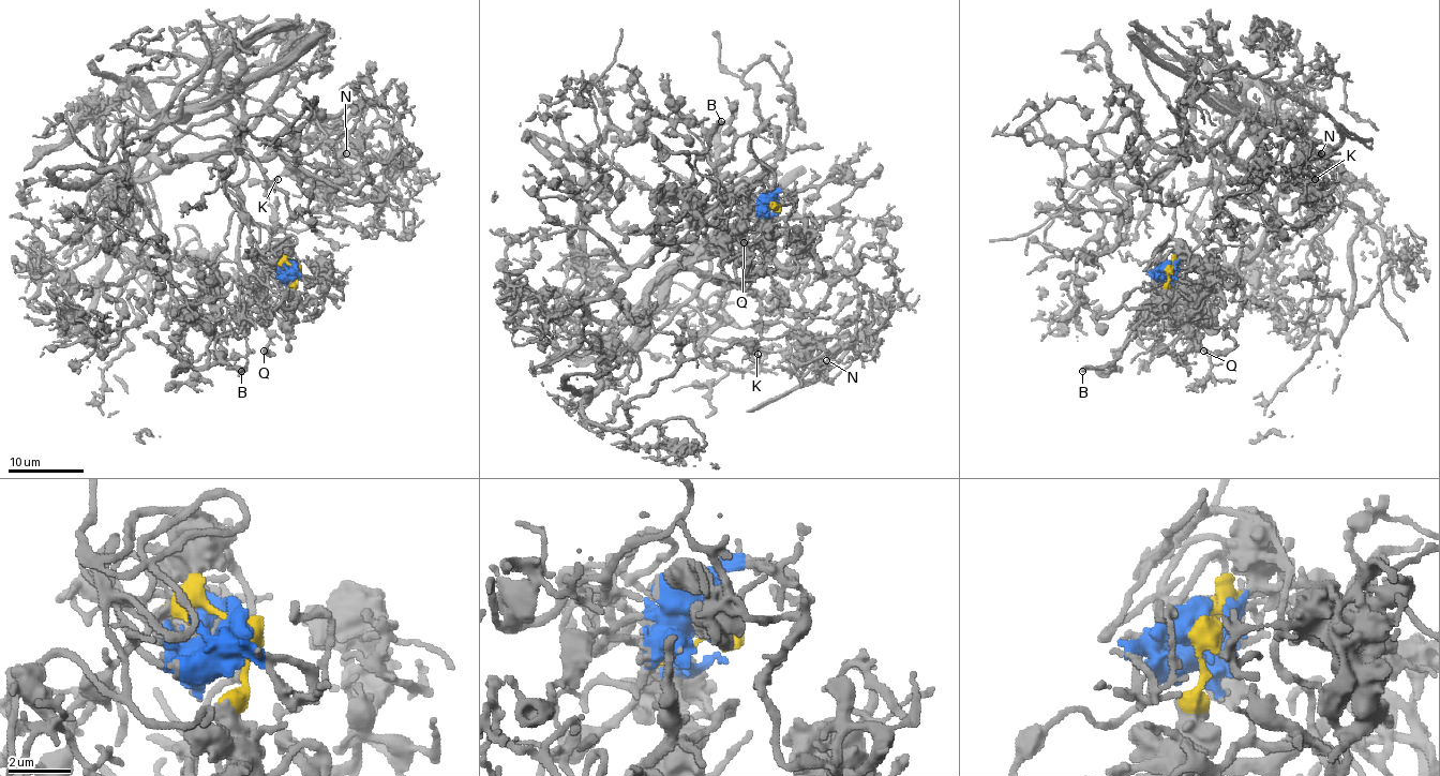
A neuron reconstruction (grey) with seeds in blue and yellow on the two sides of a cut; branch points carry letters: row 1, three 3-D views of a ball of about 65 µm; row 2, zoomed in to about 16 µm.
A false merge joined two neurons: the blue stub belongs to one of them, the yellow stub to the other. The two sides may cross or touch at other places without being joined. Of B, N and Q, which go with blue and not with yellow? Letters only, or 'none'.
B, N

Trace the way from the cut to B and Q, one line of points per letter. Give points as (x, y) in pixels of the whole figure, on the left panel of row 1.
B: (295, 269), (272, 270), (265, 284), (249, 274), (243, 309), (226, 316), (231, 331), (214, 348), (241, 371)
Q: (295, 269), (280, 260), (253, 260), (251, 287), (270, 336), (266, 353), (265, 351)

